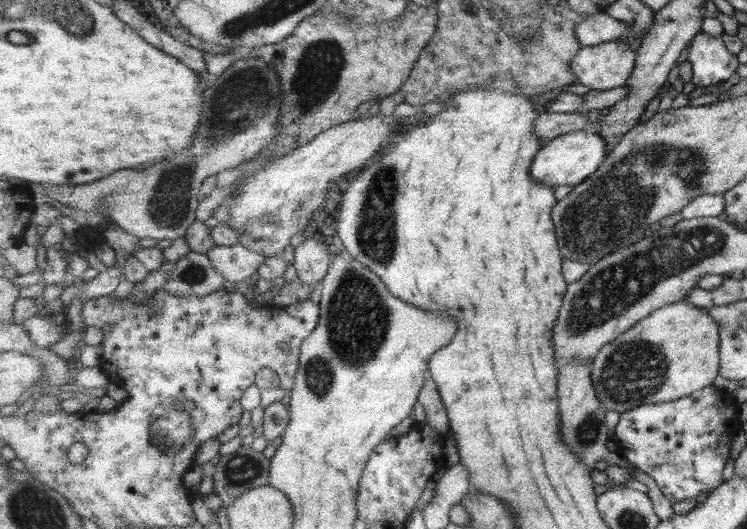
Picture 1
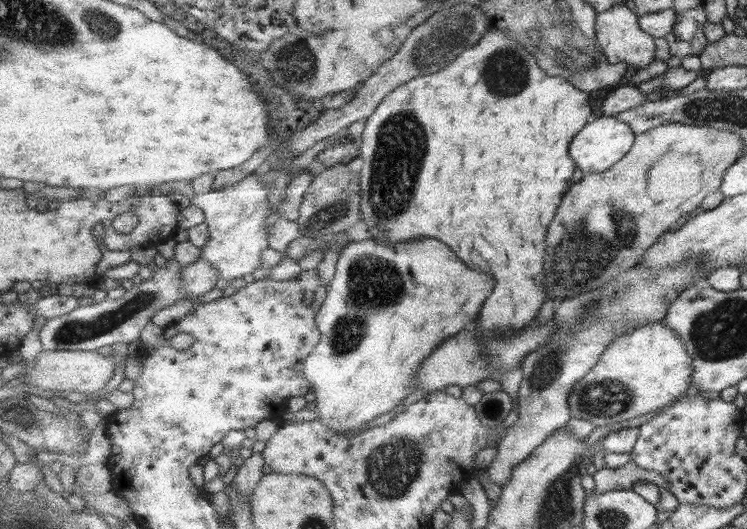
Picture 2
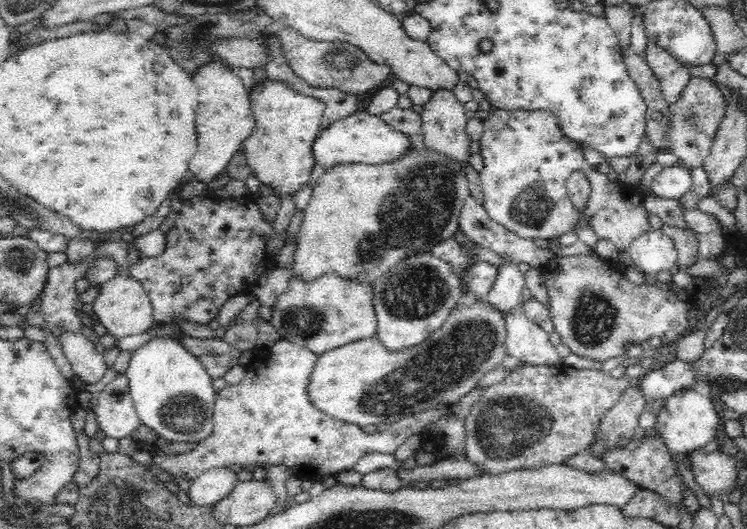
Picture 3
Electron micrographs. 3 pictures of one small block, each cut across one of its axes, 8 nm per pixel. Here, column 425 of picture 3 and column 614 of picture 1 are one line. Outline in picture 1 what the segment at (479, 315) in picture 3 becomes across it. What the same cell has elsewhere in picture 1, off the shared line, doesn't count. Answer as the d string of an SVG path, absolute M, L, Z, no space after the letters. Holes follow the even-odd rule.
M685 302L663 306L617 340L601 348L592 362L593 387L608 411L621 414L643 405L677 401L711 385L719 373L718 328L713 318Z

